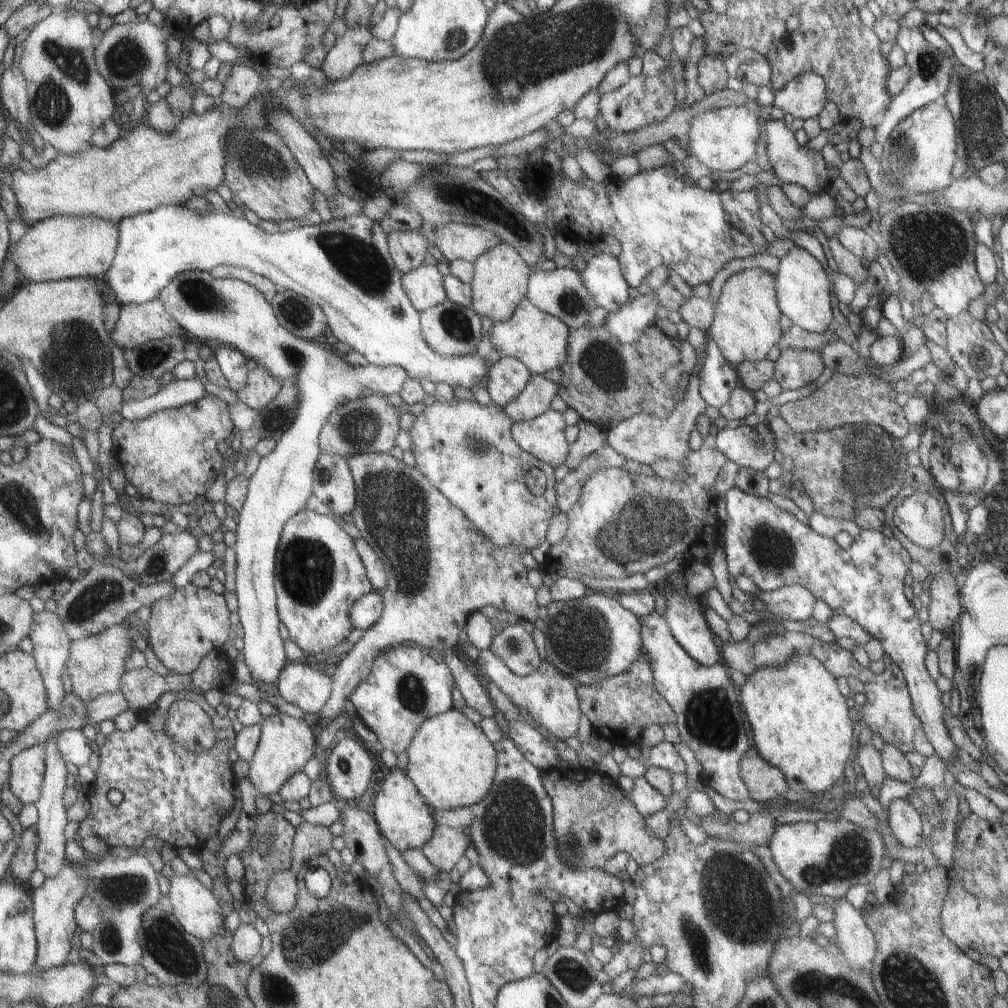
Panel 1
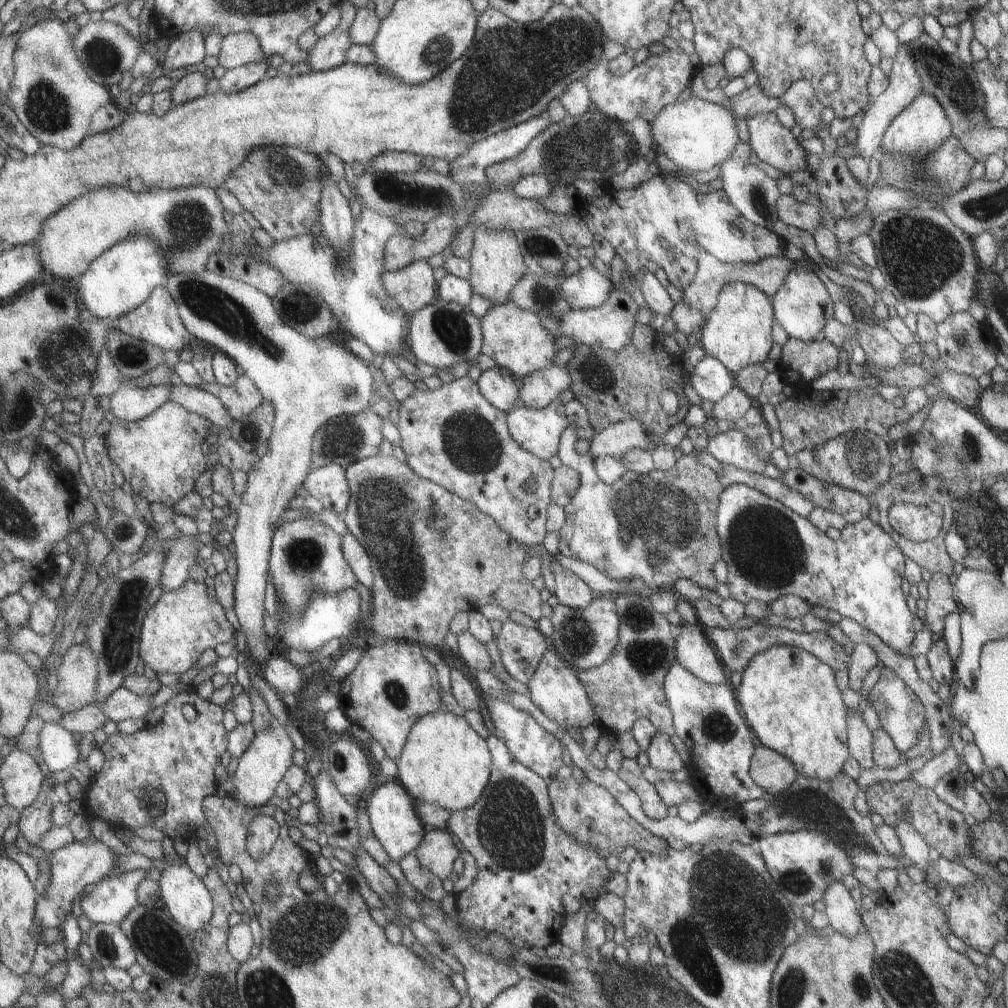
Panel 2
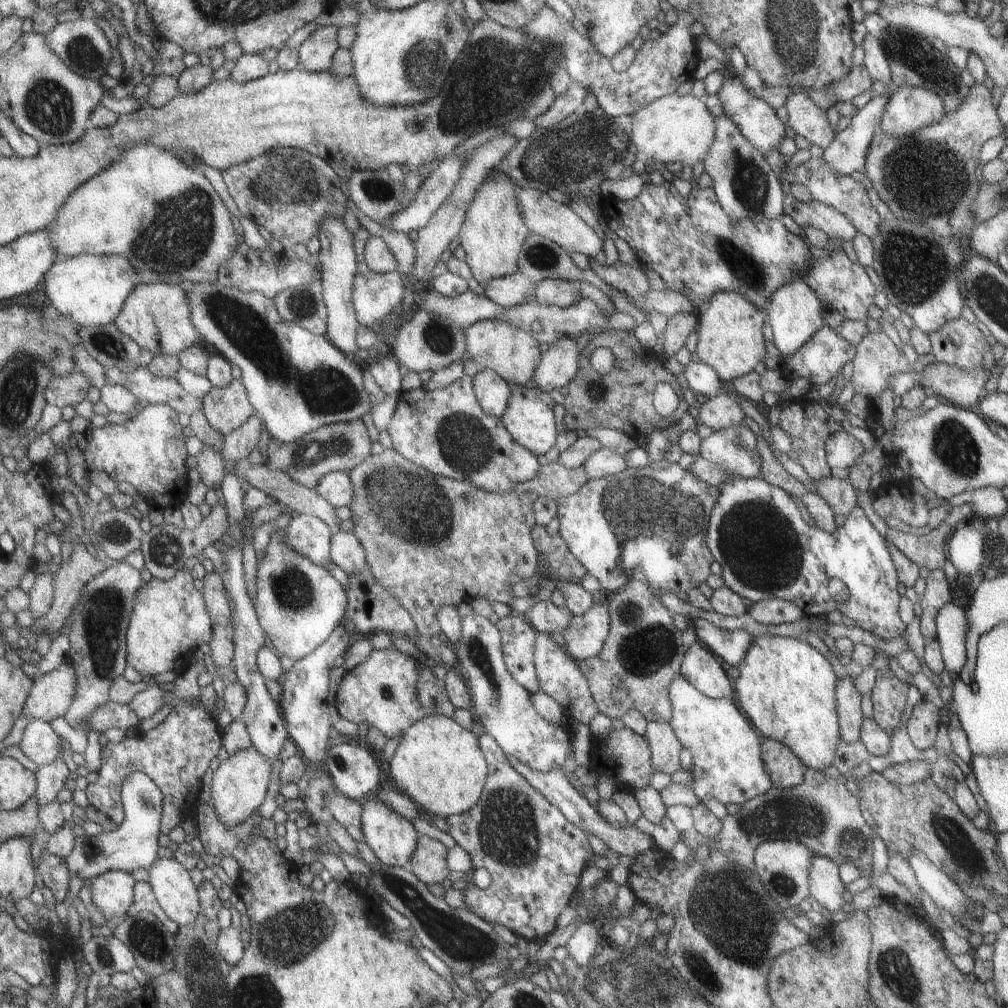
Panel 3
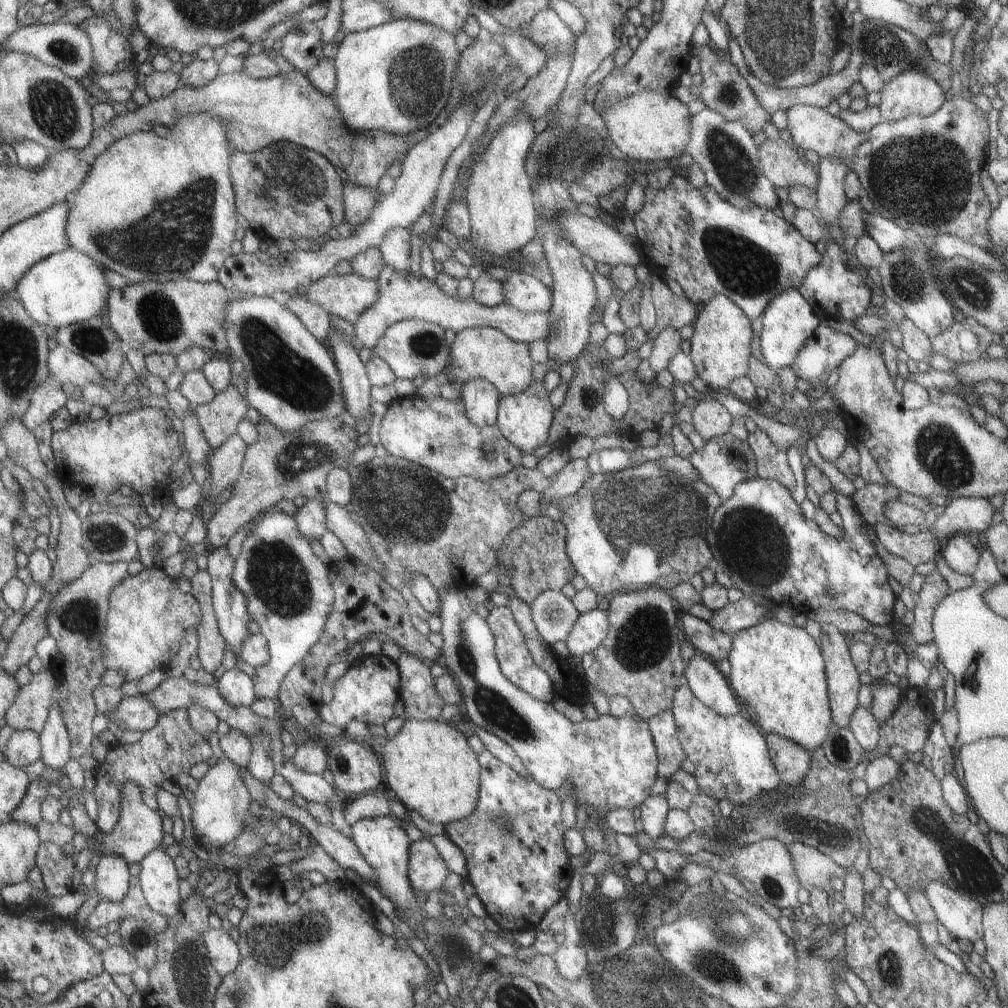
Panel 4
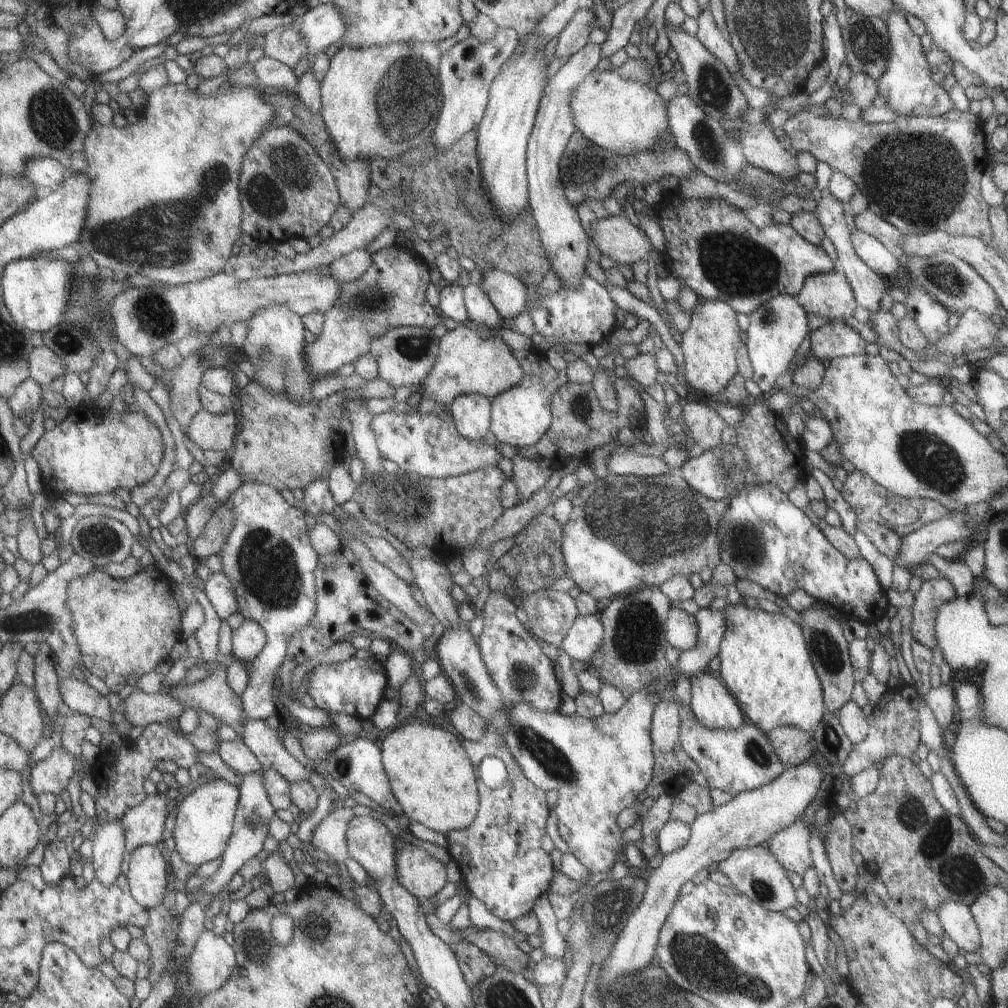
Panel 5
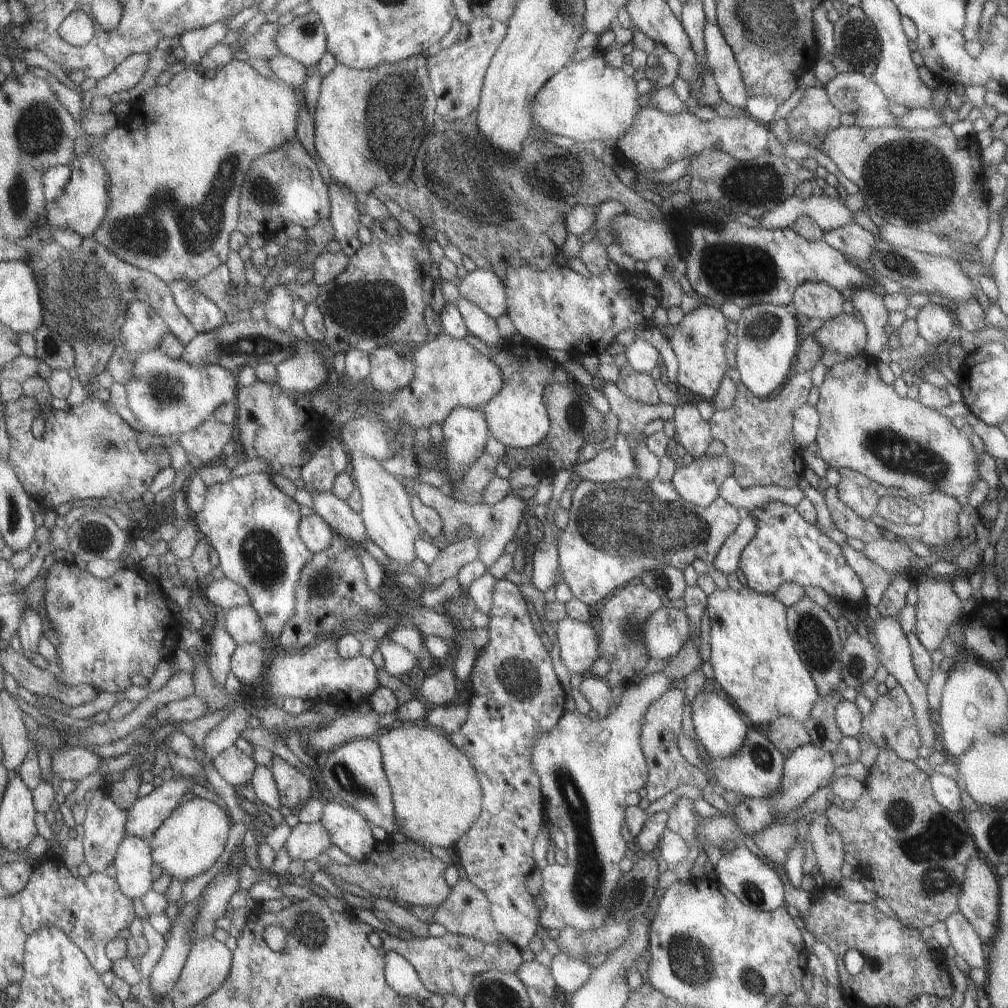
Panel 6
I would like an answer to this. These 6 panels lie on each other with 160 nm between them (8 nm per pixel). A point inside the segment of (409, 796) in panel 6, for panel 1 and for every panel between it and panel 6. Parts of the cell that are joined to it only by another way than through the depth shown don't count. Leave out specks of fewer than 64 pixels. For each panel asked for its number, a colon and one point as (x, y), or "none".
1: (453, 763)
2: (445, 762)
3: (440, 765)
4: (431, 767)
5: (434, 780)

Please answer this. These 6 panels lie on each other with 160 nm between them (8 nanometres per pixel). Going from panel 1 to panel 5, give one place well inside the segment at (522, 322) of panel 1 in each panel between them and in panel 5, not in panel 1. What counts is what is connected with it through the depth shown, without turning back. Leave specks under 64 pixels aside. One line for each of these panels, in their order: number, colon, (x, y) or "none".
2: (515, 339)
3: (491, 345)
4: (487, 353)
5: (470, 360)

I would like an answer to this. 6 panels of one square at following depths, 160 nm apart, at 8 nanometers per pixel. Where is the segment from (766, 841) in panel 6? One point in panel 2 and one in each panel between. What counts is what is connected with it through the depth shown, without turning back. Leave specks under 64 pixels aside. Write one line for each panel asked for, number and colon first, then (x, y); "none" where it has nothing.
2: (841, 911)
3: (823, 884)
4: (813, 869)
5: (789, 846)

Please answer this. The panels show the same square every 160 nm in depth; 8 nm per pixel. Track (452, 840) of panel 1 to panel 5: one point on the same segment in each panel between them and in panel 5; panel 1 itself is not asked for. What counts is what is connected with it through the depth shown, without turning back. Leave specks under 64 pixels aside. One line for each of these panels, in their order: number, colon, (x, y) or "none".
2: (438, 853)
3: (429, 863)
4: (428, 870)
5: (420, 873)

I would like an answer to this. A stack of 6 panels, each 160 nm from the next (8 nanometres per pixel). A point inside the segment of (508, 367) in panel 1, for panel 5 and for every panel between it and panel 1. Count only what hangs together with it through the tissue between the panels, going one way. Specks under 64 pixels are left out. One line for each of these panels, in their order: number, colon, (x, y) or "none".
2: (496, 385)
3: (492, 391)
4: (482, 399)
5: (472, 413)

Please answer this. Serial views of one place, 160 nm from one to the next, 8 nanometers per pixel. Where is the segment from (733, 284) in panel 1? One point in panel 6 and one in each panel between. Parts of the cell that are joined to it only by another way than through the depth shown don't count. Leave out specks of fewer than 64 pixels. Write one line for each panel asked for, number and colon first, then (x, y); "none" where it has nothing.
2: (736, 333)
3: (729, 341)
4: (719, 346)
5: (709, 343)
6: (697, 343)

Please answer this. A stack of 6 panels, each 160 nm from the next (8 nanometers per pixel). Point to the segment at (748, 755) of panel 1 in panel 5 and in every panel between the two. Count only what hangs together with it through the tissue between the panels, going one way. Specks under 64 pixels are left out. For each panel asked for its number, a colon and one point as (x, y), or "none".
2: (768, 769)
3: (784, 769)
4: (791, 761)
5: (791, 746)

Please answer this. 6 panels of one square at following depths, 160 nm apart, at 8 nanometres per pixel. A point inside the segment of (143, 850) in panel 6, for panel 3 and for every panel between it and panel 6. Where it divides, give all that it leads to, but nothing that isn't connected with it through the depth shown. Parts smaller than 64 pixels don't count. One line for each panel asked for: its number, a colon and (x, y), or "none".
3: (171, 883)
4: (159, 879)
5: (148, 875)

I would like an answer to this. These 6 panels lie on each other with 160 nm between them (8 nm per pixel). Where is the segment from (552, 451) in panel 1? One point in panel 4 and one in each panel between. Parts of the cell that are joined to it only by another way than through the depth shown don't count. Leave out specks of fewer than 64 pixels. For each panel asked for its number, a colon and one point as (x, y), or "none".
2: (537, 430)
3: (529, 419)
4: (524, 418)

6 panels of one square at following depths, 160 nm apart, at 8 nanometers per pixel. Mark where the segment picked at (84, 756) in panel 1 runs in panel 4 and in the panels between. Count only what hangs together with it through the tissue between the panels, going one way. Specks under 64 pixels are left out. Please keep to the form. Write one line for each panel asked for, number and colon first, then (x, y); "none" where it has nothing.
2: (59, 749)
3: (40, 743)
4: (24, 747)

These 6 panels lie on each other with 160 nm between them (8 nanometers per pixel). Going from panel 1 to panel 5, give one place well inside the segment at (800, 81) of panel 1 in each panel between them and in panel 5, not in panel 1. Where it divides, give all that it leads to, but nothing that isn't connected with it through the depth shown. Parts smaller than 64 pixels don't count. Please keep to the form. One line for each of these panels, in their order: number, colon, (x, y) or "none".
2: (800, 99)
3: (806, 119)
4: (917, 171)
5: (920, 174)

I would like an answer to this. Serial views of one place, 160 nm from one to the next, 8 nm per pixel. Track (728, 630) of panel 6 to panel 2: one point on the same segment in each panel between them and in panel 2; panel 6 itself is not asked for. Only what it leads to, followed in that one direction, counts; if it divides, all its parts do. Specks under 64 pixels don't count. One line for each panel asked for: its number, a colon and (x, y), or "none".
2: (788, 699)
3: (785, 689)
4: (777, 674)
5: (764, 664)

